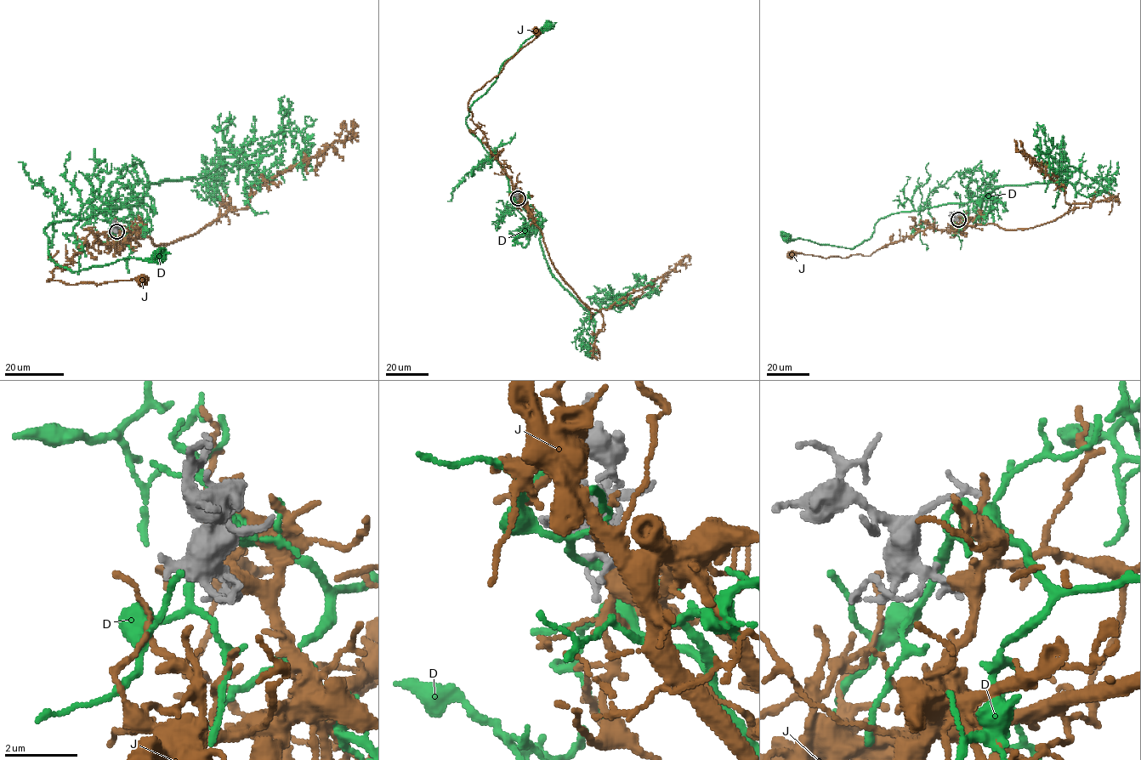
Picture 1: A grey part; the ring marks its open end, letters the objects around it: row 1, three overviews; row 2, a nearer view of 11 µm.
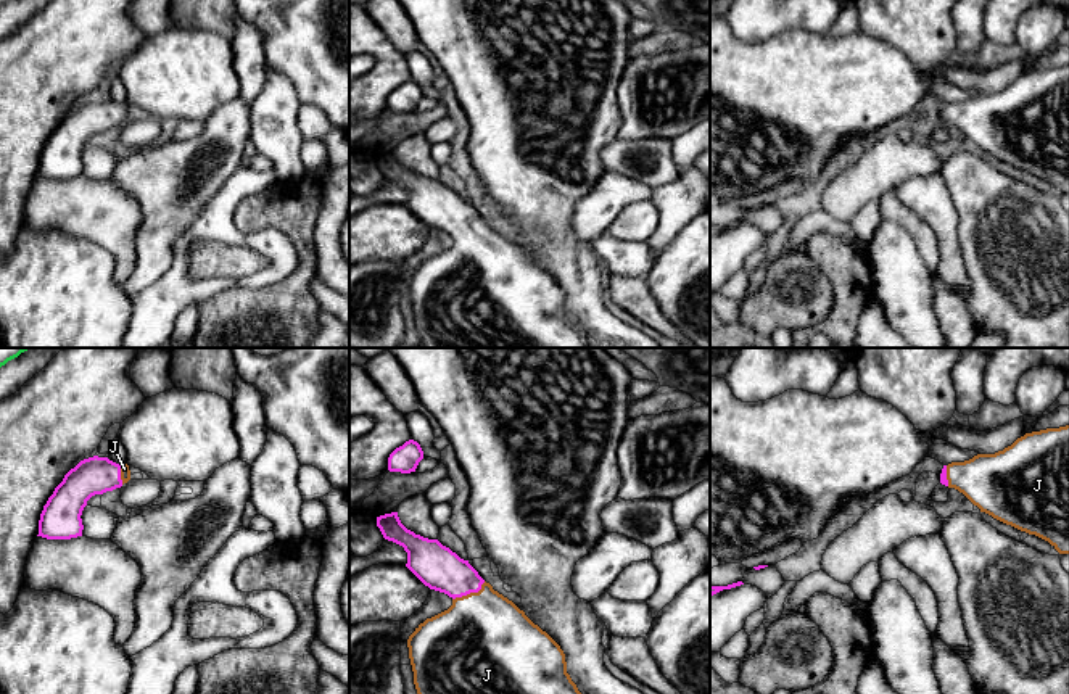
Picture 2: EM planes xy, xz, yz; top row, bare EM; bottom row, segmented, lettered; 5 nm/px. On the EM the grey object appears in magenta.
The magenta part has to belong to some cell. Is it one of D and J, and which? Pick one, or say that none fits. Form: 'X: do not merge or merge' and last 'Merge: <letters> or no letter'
D: do not merge
J: merge
Merge: J

